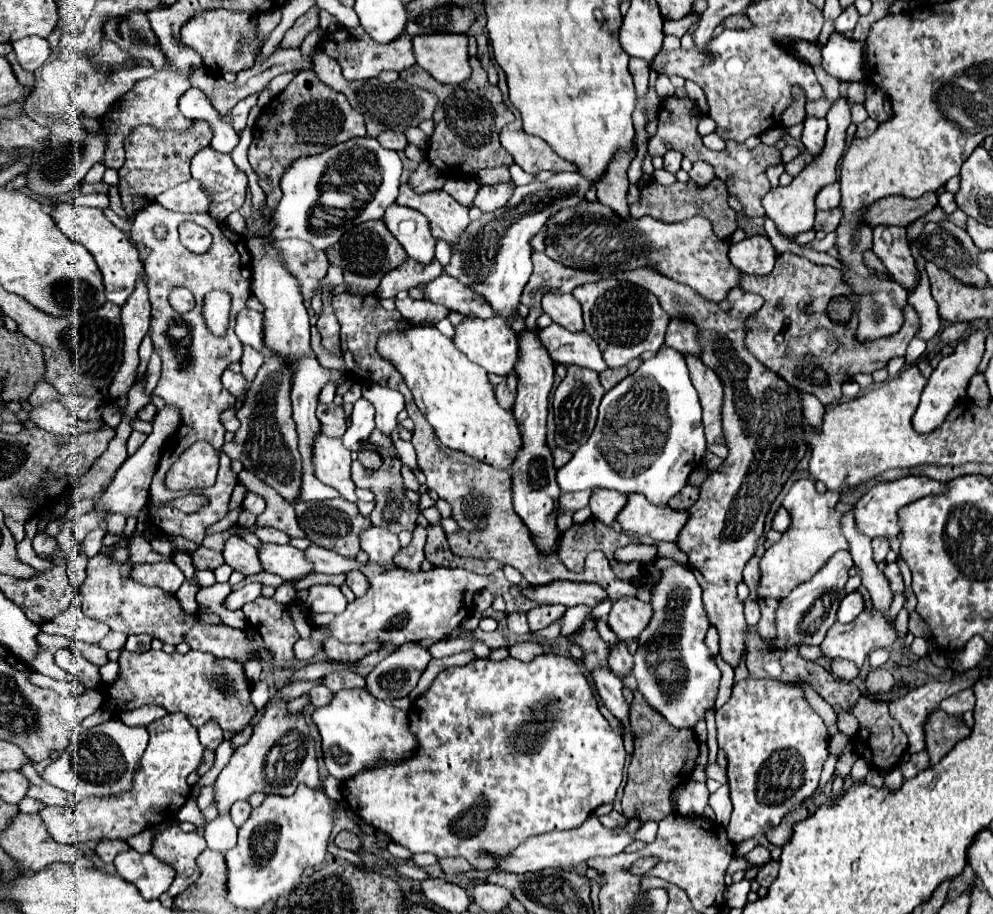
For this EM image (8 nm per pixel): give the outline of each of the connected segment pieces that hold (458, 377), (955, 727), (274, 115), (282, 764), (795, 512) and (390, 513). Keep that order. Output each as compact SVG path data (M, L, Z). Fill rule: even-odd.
M413 326L381 332L375 348L379 356L389 360L403 376L417 408L429 420L437 438L445 446L461 450L497 468L511 466L517 450L521 448L517 422L509 410L503 410L497 404L487 380L487 370L471 364L455 344L451 344L451 338L443 336L435 326Z
M941 708L933 710L925 724L925 750L929 754L929 766L939 764L939 760L969 734L971 730L963 722L953 720Z
M301 70L291 84L275 96L253 126L249 164L259 176L259 186L267 196L267 210L275 210L281 200L279 180L285 170L301 156L317 156L345 140L365 136L363 116L359 116L341 92L327 88L311 70Z
M273 696L265 706L265 716L253 728L253 734L247 744L239 746L227 766L217 776L215 790L215 806L219 814L227 814L233 802L247 800L255 792L277 794L277 796L293 796L299 784L307 784L309 788L319 788L321 780L317 774L317 756L315 742L309 736L309 726L305 722L297 722L299 714L289 714L287 704ZM273 750L279 750L279 758L273 758Z
M811 480L793 482L793 486L789 488L789 492L783 500L785 510L791 516L791 526L783 532L783 536L777 544L767 548L767 552L761 558L761 578L757 584L757 596L759 598L775 598L775 600L785 598L791 592L791 588L795 588L801 582L807 582L837 550L847 550L847 540L839 532L839 516L833 512L835 502L839 502L839 494L835 494L835 492L819 494L815 490L815 482L811 482Z
M383 458L383 468L379 472L365 472L361 468L361 464L355 460L351 464L351 476L353 476L353 482L357 486L371 488L375 492L375 510L369 516L373 526L385 528L385 530L389 530L393 534L399 534L403 530L411 532L415 528L419 508L417 508L417 504L411 504L403 494L405 488L403 488L403 480L401 480L401 462L397 458Z

